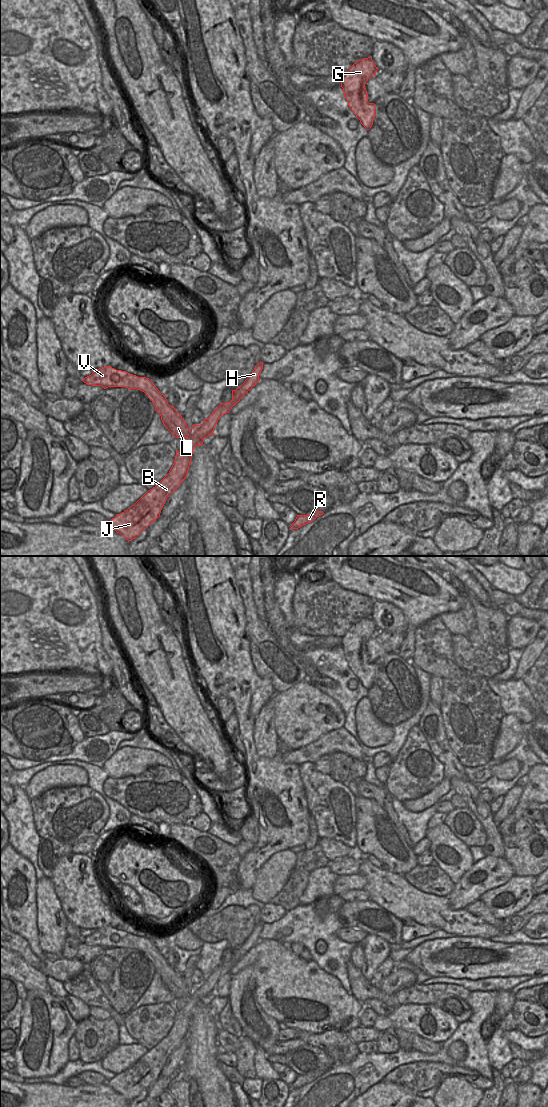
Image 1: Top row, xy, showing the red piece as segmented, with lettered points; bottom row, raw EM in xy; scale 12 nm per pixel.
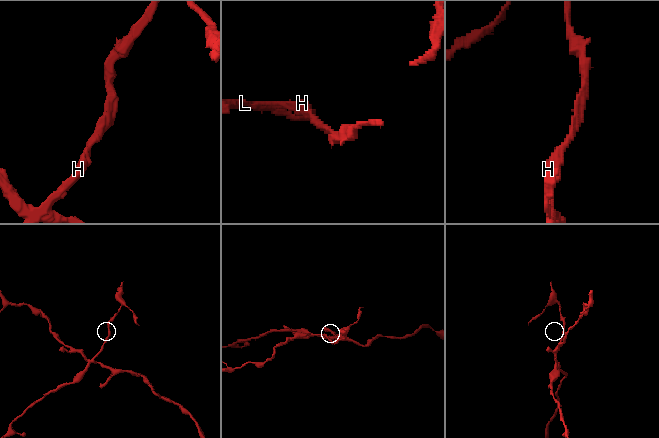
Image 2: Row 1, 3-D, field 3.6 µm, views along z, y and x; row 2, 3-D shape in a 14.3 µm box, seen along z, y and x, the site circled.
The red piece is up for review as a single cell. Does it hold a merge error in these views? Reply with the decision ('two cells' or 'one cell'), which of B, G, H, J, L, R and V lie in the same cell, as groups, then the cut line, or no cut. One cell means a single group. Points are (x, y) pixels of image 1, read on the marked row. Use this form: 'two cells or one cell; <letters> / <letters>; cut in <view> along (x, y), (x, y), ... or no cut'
two cells; B G H J / L R V; cut in xy along (198, 425), (187, 438)

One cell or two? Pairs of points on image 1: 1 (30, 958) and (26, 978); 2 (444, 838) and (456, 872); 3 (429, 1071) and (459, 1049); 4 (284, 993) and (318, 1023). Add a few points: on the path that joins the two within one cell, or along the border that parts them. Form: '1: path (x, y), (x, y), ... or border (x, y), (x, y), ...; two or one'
1: border (10, 949), (17, 952), (25, 961), (40, 971); two
2: path (453, 846), (463, 857), (460, 863); one
3: border (417, 1062), (443, 1062), (464, 1068); two
4: path (294, 993), (313, 1015); one

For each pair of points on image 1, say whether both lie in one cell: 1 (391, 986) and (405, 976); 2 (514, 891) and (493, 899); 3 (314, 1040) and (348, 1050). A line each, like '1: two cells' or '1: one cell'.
1: one cell
2: one cell
3: one cell

